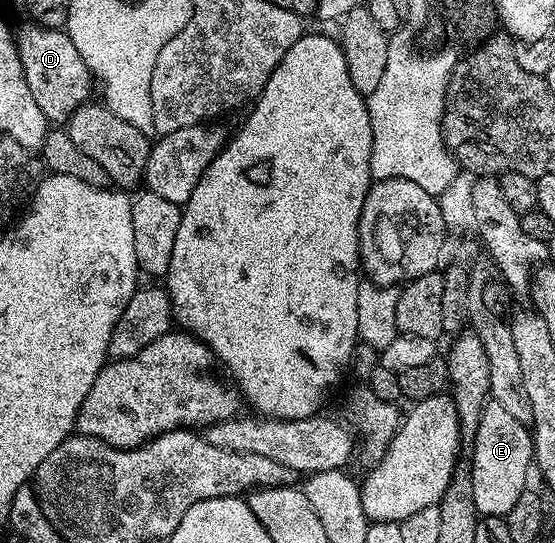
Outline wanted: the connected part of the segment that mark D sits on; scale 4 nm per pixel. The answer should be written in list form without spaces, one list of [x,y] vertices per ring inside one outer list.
[[[27,23],[23,30],[18,30],[17,44],[29,91],[33,99],[37,99],[37,107],[41,107],[48,122],[66,122],[78,105],[86,105],[92,100],[93,74],[66,31]]]

